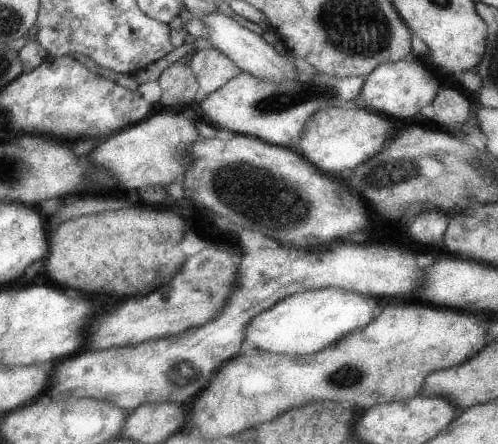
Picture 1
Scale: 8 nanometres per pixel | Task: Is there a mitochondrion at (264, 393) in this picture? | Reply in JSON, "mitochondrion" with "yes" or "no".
{"mitochondrion":"no"}

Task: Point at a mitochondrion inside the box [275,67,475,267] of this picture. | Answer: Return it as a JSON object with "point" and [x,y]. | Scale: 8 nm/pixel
{"point":[391,173]}

